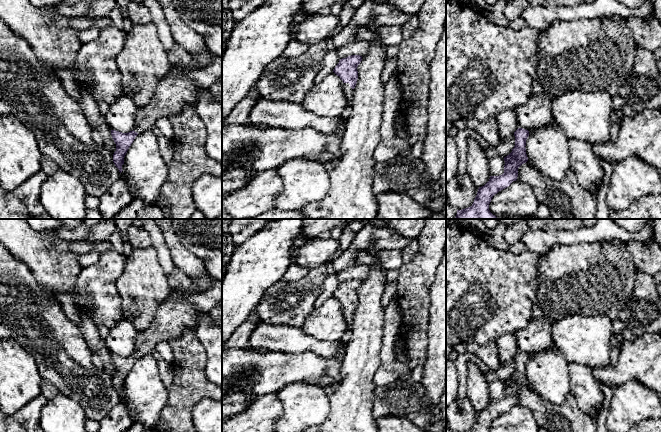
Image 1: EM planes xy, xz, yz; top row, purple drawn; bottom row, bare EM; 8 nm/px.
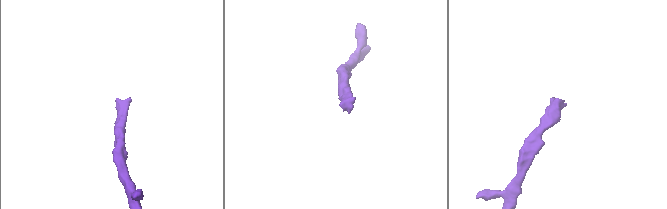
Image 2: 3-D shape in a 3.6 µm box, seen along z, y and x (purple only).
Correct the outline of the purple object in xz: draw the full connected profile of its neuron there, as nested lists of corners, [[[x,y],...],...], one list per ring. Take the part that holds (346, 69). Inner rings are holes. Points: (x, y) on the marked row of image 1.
[[[351,55],[339,60],[333,72],[340,77],[344,83],[344,92],[350,102],[353,97],[354,88],[358,79],[357,67],[362,61],[362,56]]]

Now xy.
[[[213,55],[211,63],[203,69],[192,69],[188,74],[184,75],[178,70],[172,69],[158,84],[151,101],[144,107],[139,107],[134,129],[128,133],[122,133],[111,130],[112,138],[116,144],[116,151],[113,154],[113,162],[121,173],[124,157],[133,143],[135,137],[143,131],[152,129],[159,117],[170,118],[174,114],[179,114],[184,105],[194,105],[196,101],[196,93],[201,88],[208,88],[215,81],[222,78],[222,57]]]

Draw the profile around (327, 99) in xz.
[[[334,72],[307,92],[301,103],[305,109],[321,117],[338,118],[350,104],[344,92],[344,83]]]

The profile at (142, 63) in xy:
[[[153,22],[134,25],[132,30],[126,33],[124,46],[116,57],[116,63],[124,94],[130,97],[137,107],[144,107],[151,101],[159,82],[173,69]]]

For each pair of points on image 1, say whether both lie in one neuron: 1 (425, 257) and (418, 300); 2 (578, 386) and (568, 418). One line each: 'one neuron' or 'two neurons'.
1: one neuron
2: two neurons

